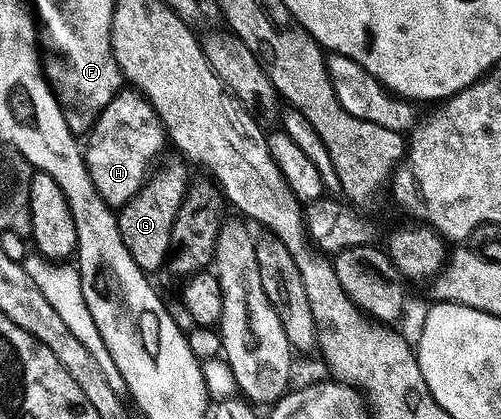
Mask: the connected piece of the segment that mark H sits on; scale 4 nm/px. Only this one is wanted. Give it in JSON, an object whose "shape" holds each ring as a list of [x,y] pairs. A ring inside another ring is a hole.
{"shape":[[[128,88],[95,117],[89,136],[84,151],[93,185],[110,208],[120,210],[145,188],[150,165],[168,146],[166,128],[146,97]]]}

